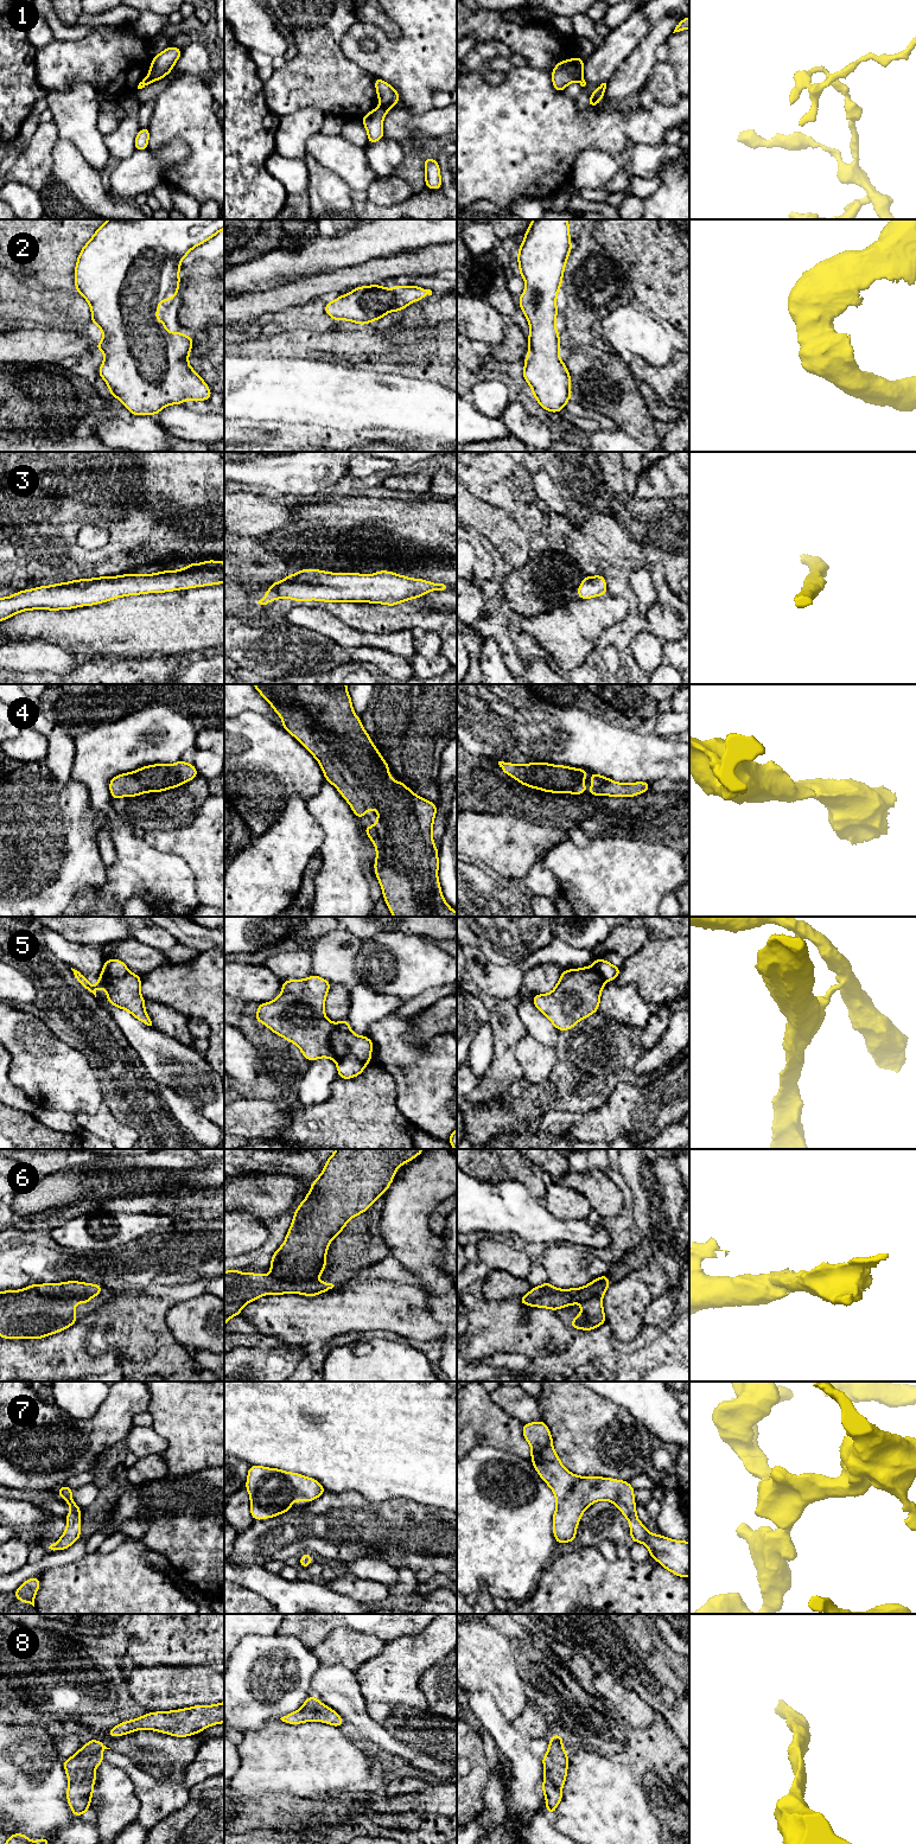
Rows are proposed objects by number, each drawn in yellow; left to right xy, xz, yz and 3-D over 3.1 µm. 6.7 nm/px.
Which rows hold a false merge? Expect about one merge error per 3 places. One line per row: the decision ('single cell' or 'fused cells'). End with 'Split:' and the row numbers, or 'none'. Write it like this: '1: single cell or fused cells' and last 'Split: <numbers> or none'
1: fused cells
2: single cell
3: single cell
4: single cell
5: fused cells
6: fused cells
7: single cell
8: single cell
Split: 1, 5, 6

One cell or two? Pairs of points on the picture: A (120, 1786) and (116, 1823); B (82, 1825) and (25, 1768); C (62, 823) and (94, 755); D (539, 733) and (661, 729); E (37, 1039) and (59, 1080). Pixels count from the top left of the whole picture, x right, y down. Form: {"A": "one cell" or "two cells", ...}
{"A": "one cell", "B": "one cell", "C": "two cells", "D": "two cells", "E": "one cell"}

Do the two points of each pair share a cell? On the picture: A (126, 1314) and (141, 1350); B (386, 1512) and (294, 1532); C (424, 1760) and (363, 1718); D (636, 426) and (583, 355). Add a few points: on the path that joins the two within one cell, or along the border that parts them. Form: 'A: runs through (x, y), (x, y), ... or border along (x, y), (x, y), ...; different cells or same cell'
A: runs through (128, 1322), (141, 1341); same cell
B: runs through (363, 1532), (317, 1532); same cell
C: runs through (408, 1753), (390, 1744), (379, 1734); same cell
D: runs through (624, 406), (622, 383), (611, 380), (603, 371); same cell

